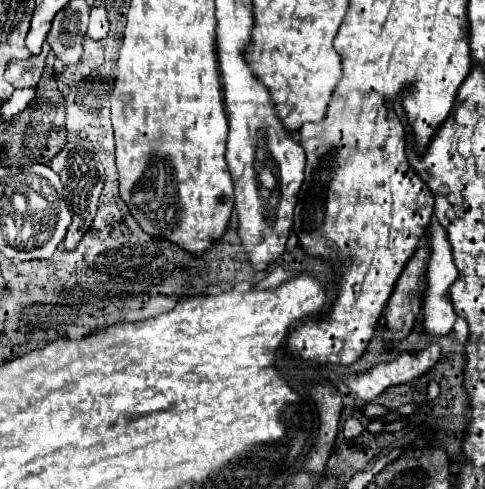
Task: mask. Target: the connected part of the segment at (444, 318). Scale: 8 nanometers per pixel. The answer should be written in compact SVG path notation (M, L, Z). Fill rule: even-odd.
M440 224L428 228L432 232L432 260L428 266L428 292L424 292L424 328L428 334L450 334L456 312L448 296L450 286L458 278L458 270L452 262L452 248L446 232Z

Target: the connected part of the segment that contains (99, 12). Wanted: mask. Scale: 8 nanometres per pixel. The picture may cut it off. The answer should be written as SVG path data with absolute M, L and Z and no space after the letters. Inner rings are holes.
M96 6L90 12L90 24L86 30L86 38L90 40L102 40L108 36L108 18L104 6Z

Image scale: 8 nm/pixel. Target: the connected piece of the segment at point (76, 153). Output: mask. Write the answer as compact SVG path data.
M78 138L78 140L66 142L66 146L48 164L62 180L62 184L64 184L64 198L68 200L68 208L72 212L72 224L68 226L66 238L62 242L62 246L66 250L72 250L80 242L82 234L90 228L90 224L92 224L92 220L96 216L98 198L100 198L102 188L104 188L104 168L96 160L98 158L96 158L96 150L94 150L92 142L88 138Z

